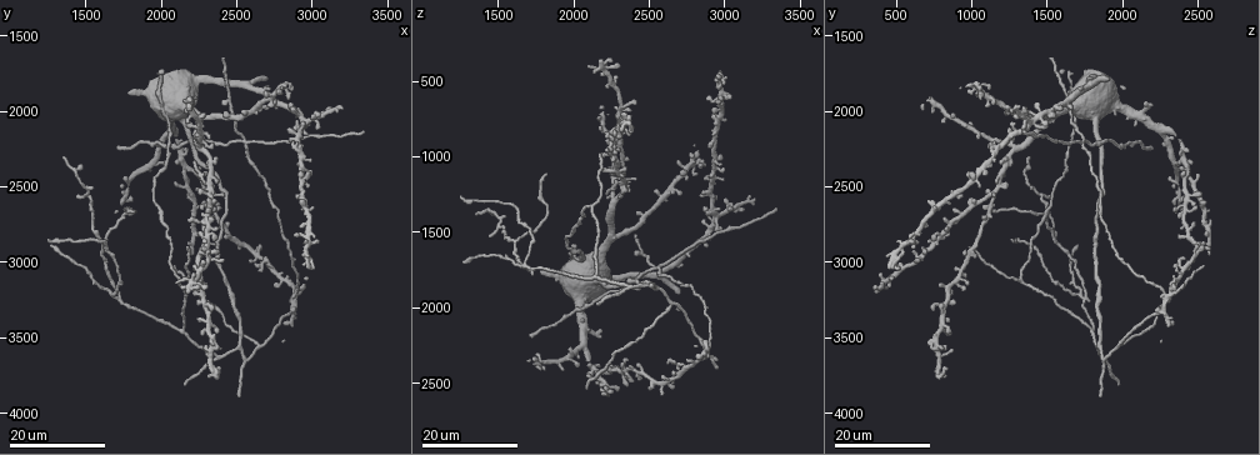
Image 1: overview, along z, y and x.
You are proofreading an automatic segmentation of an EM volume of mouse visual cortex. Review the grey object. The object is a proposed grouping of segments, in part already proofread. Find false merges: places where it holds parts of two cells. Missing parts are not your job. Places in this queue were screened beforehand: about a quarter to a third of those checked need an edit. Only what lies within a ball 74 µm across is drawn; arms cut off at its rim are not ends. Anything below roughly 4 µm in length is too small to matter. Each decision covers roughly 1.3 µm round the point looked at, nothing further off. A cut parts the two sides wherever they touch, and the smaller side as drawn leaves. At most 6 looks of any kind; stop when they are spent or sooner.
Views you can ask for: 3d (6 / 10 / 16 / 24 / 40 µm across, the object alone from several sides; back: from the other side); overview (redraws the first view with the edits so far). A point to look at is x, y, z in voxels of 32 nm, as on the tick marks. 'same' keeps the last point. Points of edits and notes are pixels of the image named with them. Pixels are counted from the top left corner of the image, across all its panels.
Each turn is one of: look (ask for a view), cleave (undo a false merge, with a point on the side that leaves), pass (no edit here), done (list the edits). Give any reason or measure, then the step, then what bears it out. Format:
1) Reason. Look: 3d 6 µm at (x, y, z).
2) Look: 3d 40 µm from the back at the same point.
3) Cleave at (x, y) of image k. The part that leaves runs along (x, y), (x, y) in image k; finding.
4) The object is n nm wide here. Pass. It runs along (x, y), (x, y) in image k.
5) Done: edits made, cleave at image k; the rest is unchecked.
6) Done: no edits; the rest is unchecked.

Arms part here. Look: 3d 16 µm at (2120, 3120, 1340).

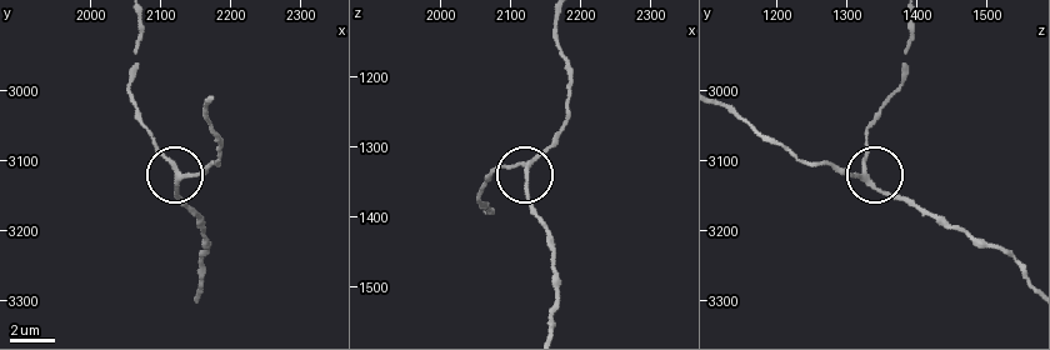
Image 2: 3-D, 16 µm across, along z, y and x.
Look: 3d 10 µm at (2120, 3115, 1325).

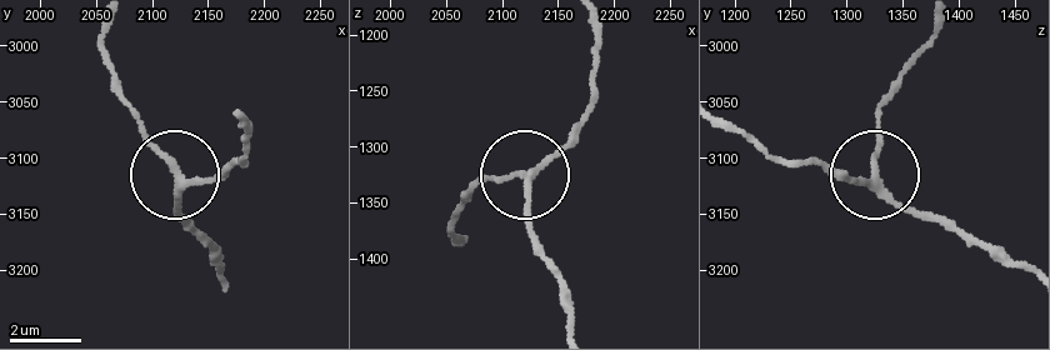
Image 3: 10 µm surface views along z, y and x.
The side arm is 15 µm long; 3 arms meet here. Pass. Continuous, no second cell.

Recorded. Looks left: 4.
Four or more arms meet. Look: 3d 16 µm at (2300, 2460, 1180).

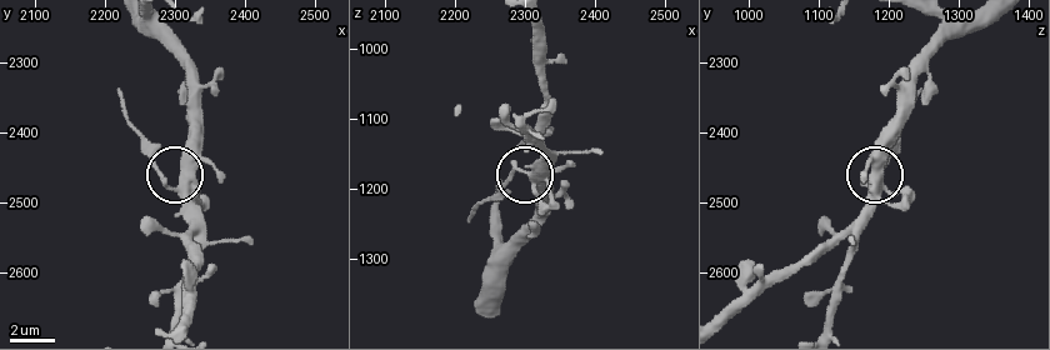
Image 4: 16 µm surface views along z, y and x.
Look: 3d 6 µm at (2305, 2480, 1175).

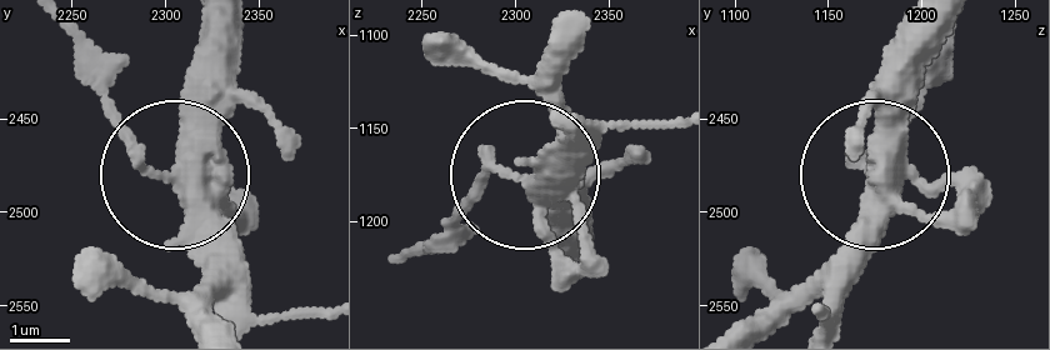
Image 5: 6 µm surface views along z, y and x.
4 arms meet here. Pass. One cell here.

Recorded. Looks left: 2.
Three arms meet. Look: 3d 24 µm at (1720, 3240, 1740).

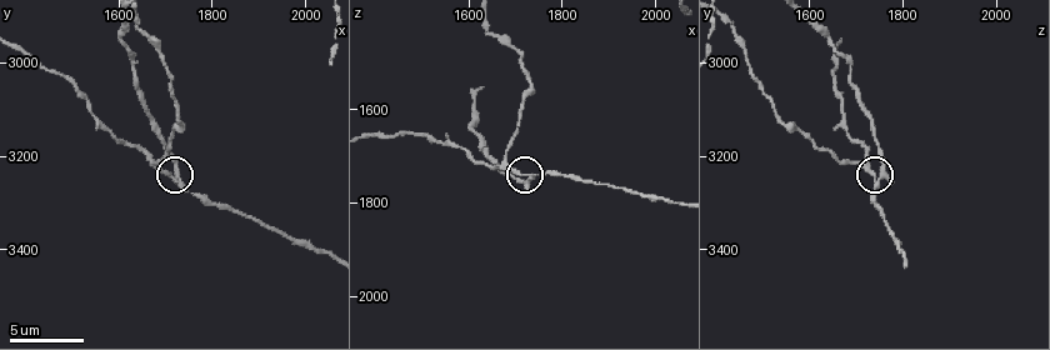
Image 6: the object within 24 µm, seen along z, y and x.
Closer look. Look: 3d 6 µm at (1725, 3250, 1750).

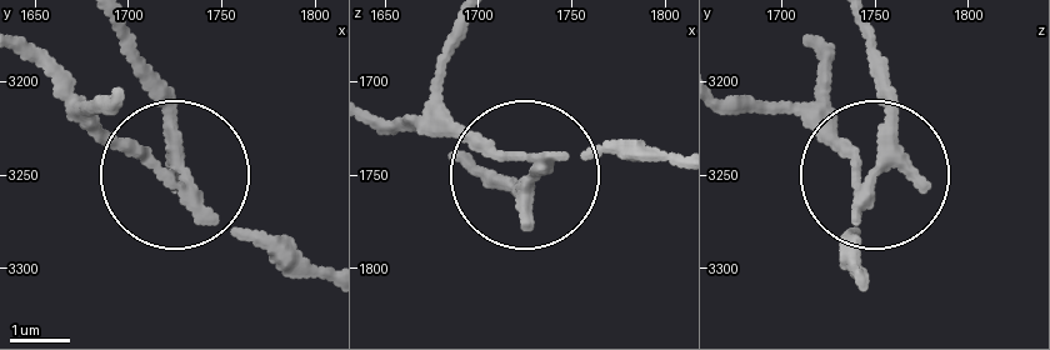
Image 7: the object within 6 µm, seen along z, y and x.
3 arms meet here. Cleave at (173, 111) of image 7. The part that leaves runs along (199, 191), (134, 33) in image 7; a second cell is stuck on.

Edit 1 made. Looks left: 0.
Done: edits made, cleave at image 7; the rest is unchecked.

